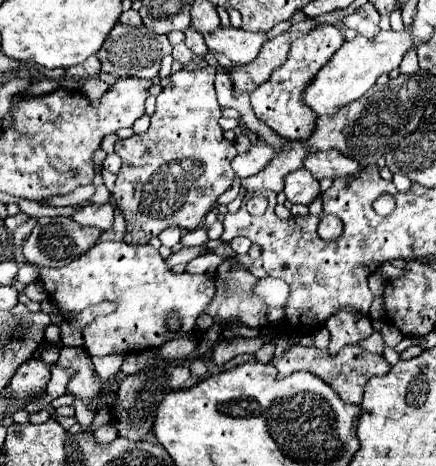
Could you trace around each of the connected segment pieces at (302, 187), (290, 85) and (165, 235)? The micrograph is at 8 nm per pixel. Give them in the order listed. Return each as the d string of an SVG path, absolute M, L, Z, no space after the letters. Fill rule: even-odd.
M301 168L285 176L285 196L293 204L311 204L321 196L320 184L311 173Z
M321 24L311 34L295 40L287 62L273 70L271 78L251 92L251 106L255 116L261 122L265 122L271 130L275 130L279 136L293 140L305 140L307 136L311 136L311 128L315 128L317 116L315 112L311 112L311 108L307 108L307 104L303 104L303 92L307 84L313 80L313 76L331 60L333 52L337 52L343 42L345 38L341 30L337 30L331 24Z
M167 228L167 230L163 230L163 232L159 234L159 240L161 240L163 246L173 248L173 246L181 240L181 236L183 236L183 230L179 230L179 228Z

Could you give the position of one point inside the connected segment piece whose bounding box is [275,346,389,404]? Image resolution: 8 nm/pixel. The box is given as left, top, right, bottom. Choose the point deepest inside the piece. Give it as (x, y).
(348, 372)

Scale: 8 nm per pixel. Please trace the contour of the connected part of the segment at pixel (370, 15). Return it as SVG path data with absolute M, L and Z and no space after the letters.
M371 2L361 6L353 16L347 16L343 22L347 28L353 28L367 38L375 38L379 34L379 12Z

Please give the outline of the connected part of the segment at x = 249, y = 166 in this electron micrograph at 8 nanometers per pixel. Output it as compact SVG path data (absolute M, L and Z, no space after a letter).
M253 144L253 148L249 148L243 154L237 154L235 160L231 160L231 168L239 178L247 178L261 172L273 156L275 156L275 150L271 146Z

